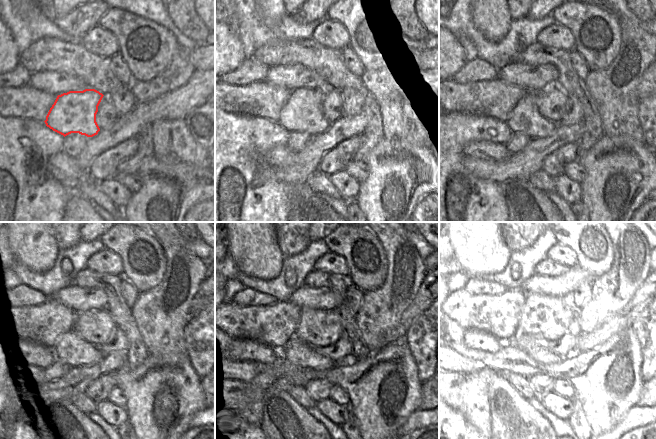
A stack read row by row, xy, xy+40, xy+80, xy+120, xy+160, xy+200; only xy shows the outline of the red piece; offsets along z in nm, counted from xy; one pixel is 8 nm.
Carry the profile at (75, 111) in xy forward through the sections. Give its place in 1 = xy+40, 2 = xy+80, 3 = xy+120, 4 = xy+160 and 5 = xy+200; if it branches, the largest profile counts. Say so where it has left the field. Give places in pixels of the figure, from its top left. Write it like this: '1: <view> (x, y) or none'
1: xy+40 (302, 113)
2: xy+80 (524, 118)
3: xy+120 (71, 349)
4: xy+160 (295, 351)
5: xy+200 (542, 355)

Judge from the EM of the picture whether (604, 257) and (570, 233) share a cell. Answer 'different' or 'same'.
same

